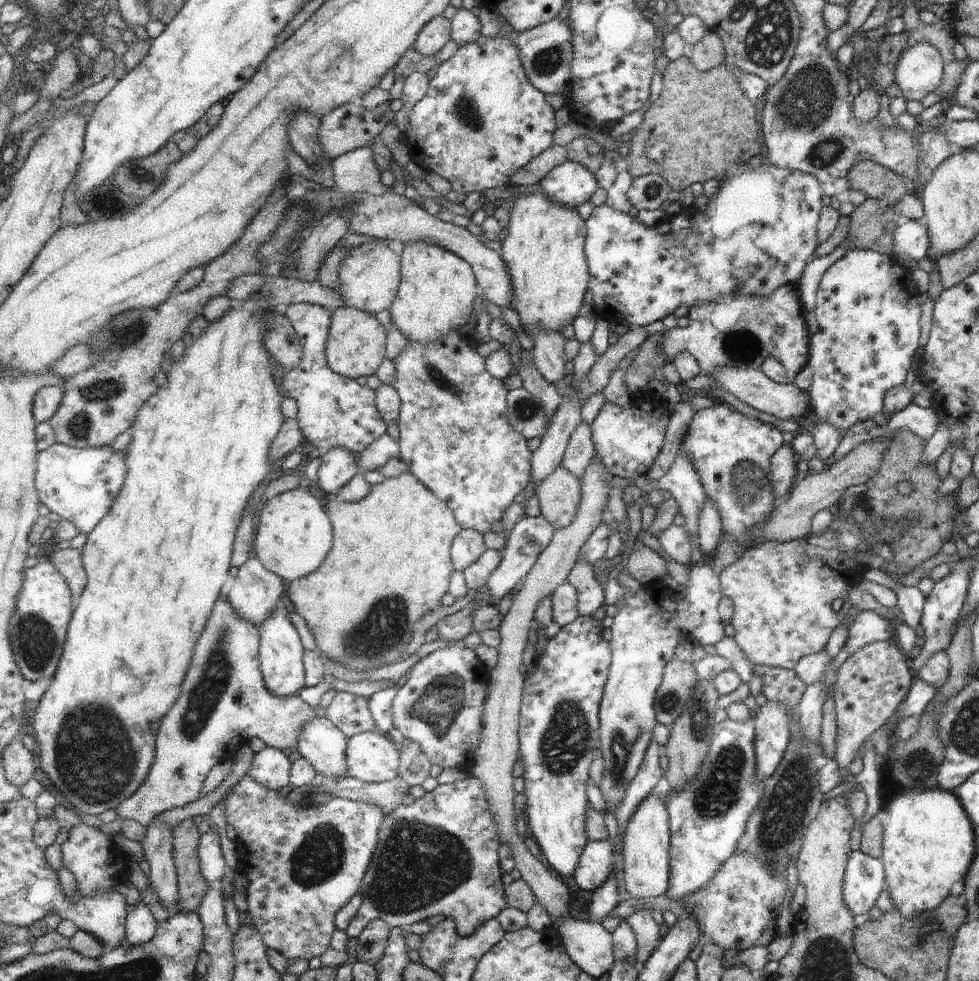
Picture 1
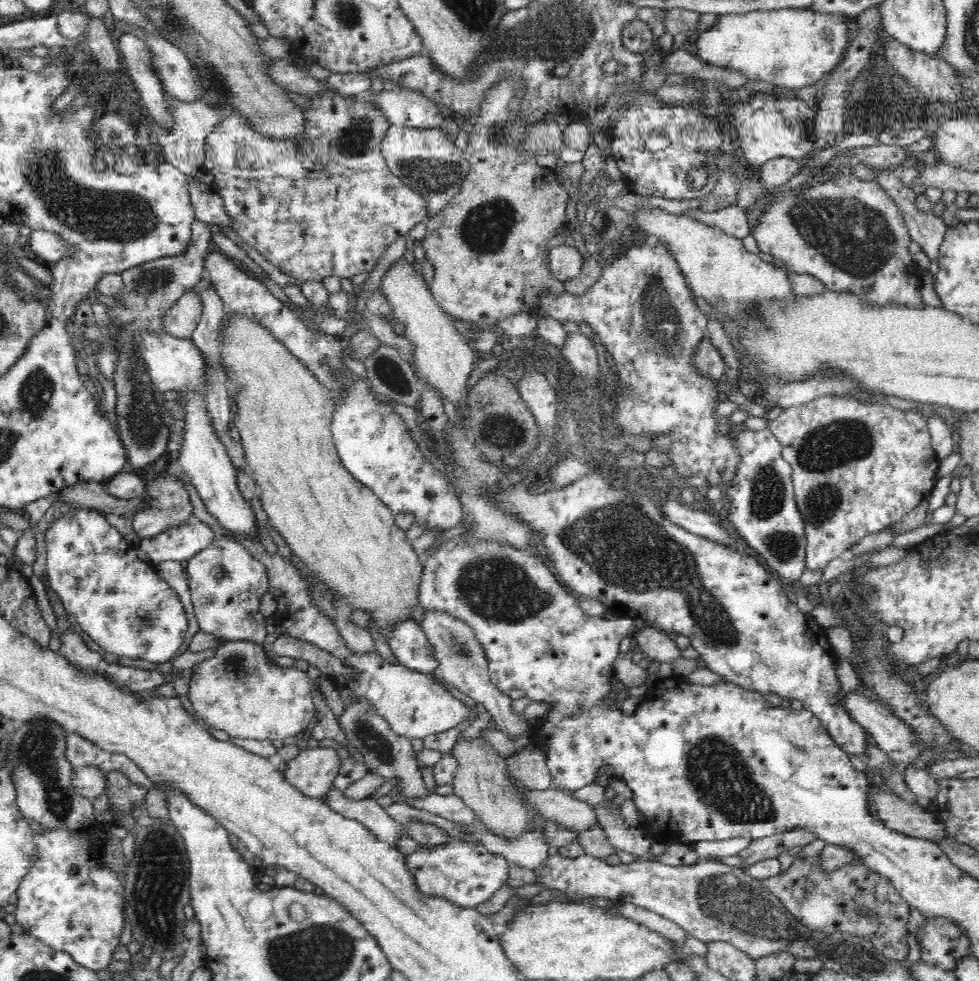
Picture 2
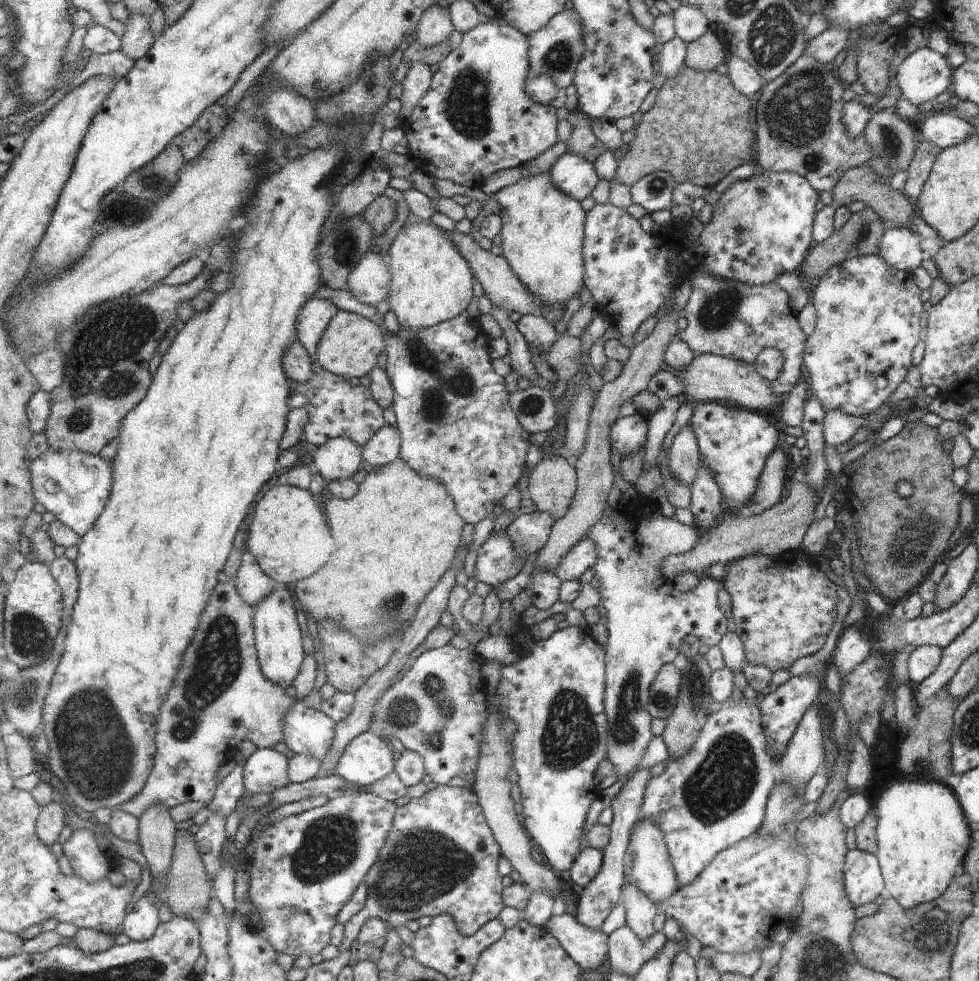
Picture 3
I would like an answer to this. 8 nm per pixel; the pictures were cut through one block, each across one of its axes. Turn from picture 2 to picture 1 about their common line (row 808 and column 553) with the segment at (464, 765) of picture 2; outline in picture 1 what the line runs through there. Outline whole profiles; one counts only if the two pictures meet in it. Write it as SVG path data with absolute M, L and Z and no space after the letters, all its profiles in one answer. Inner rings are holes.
M561 466L536 490L543 516L557 529L567 528L577 518L582 503L582 482Z

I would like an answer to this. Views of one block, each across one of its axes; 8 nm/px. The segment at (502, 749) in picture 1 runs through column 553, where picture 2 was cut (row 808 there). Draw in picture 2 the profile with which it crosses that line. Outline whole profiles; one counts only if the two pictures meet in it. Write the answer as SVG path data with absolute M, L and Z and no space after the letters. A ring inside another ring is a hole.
M550 787L548 790L534 790L530 789L527 792L527 800L531 804L535 804L535 807L541 812L548 821L554 821L558 826L571 831L585 831L592 825L598 825L597 814L595 810L592 810L588 803L576 800L568 792L561 791L554 787ZM876 792L870 797L870 808L876 820L896 833L931 841L948 835L942 820L931 811L922 811L922 807L908 803L892 792Z

